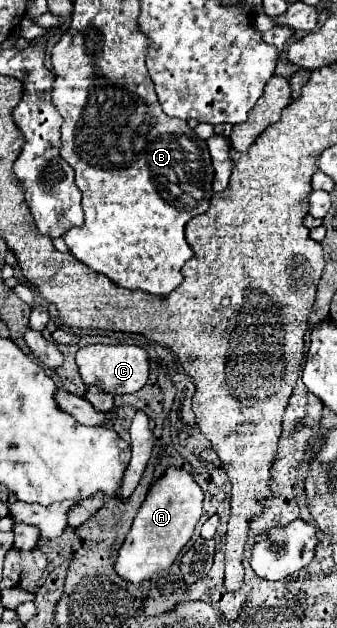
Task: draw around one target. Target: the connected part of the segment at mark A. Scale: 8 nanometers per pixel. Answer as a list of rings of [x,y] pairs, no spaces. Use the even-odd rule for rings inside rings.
[[[167,467],[163,477],[151,483],[149,493],[133,519],[131,531],[123,547],[119,549],[119,557],[115,563],[117,575],[139,585],[153,573],[169,569],[179,551],[187,545],[193,535],[193,529],[201,517],[201,503],[203,491],[195,483],[193,475],[177,467]]]

